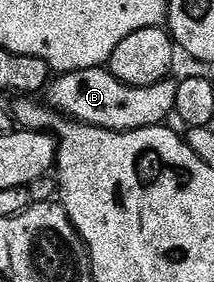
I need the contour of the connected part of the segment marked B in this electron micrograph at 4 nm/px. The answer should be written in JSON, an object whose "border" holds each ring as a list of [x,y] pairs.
{"border":[[[106,67],[90,68],[89,70],[65,72],[58,78],[52,79],[45,92],[45,100],[50,107],[80,124],[92,124],[94,128],[107,128],[110,132],[132,132],[138,128],[154,128],[162,125],[166,121],[163,119],[174,113],[178,85],[178,79],[168,78],[151,86],[138,88],[122,84]]]}

